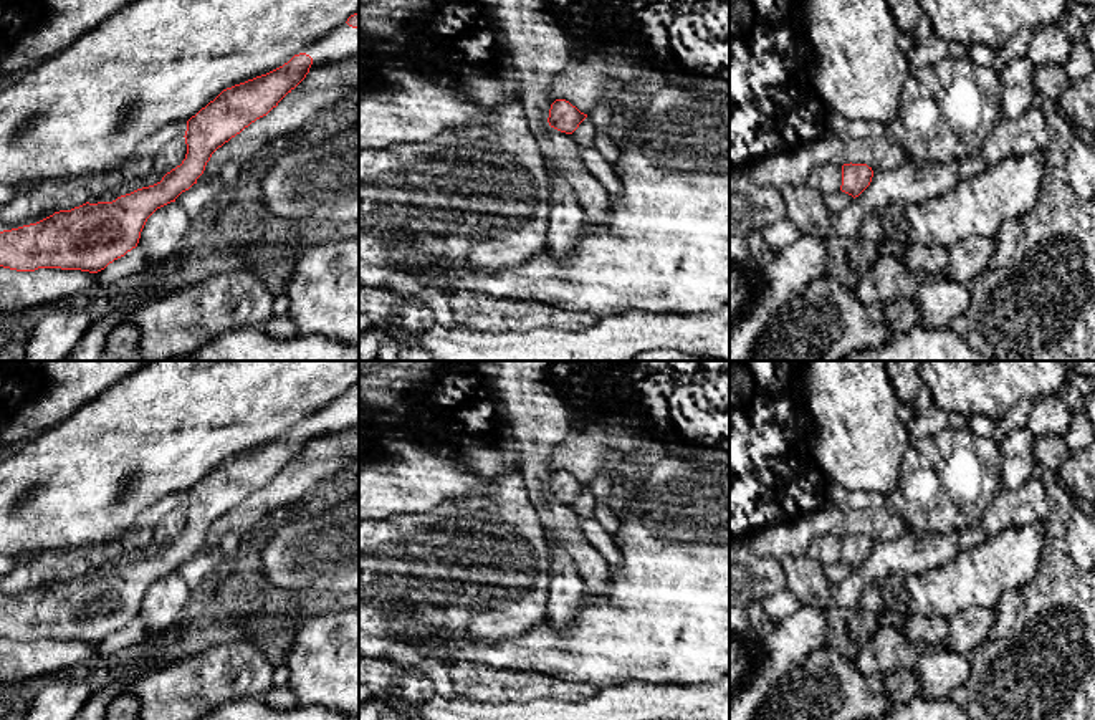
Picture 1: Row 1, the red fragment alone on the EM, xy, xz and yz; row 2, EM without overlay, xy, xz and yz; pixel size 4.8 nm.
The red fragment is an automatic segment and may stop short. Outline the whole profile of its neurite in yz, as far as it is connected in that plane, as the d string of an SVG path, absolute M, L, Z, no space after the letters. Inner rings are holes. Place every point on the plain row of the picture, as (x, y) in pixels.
M844 535L840 561L858 568L872 553L873 541L867 535Z

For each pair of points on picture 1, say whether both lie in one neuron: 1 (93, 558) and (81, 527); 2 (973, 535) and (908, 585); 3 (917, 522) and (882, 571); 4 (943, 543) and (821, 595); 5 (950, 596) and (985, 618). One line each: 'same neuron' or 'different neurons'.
1: different neurons
2: different neurons
3: different neurons
4: different neurons
5: different neurons

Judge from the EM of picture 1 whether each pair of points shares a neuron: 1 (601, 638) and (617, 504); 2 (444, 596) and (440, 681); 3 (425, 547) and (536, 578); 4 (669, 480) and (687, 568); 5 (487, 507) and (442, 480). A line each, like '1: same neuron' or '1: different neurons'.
1: same neuron
2: same neuron
3: same neuron
4: same neuron
5: different neurons

